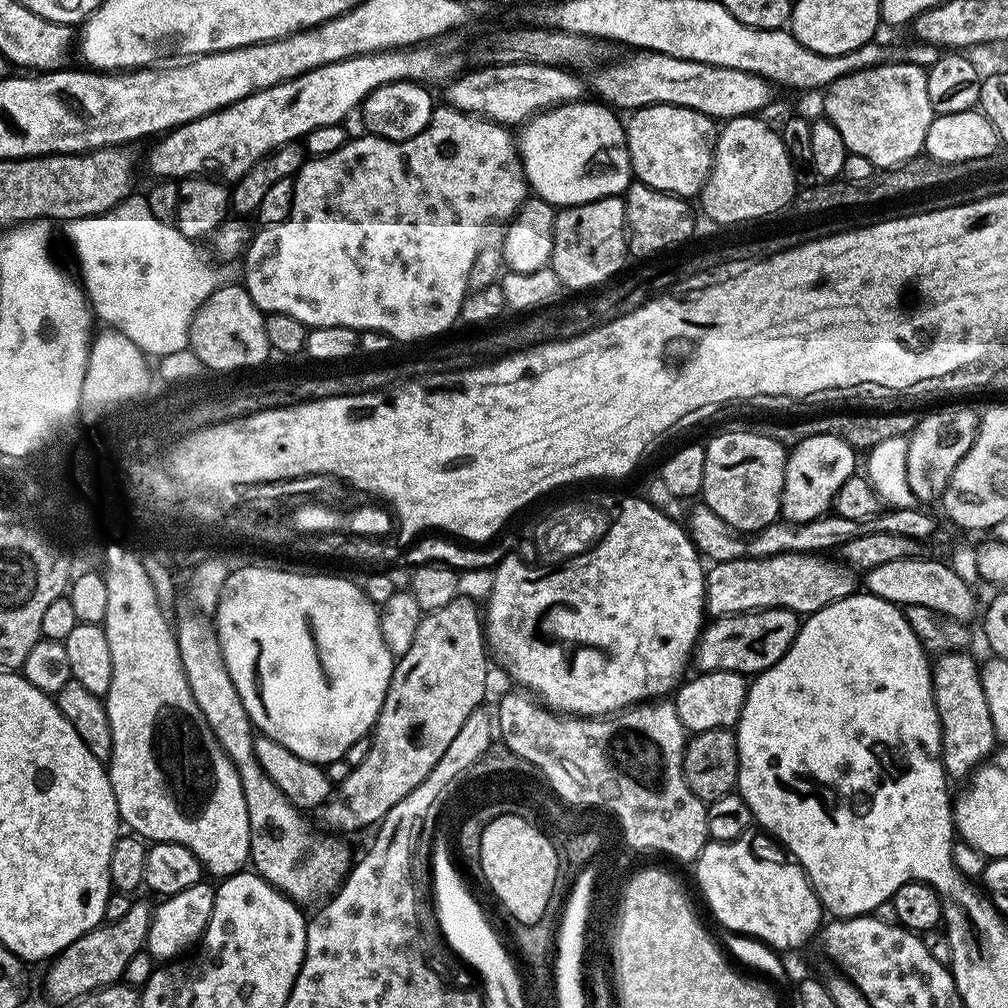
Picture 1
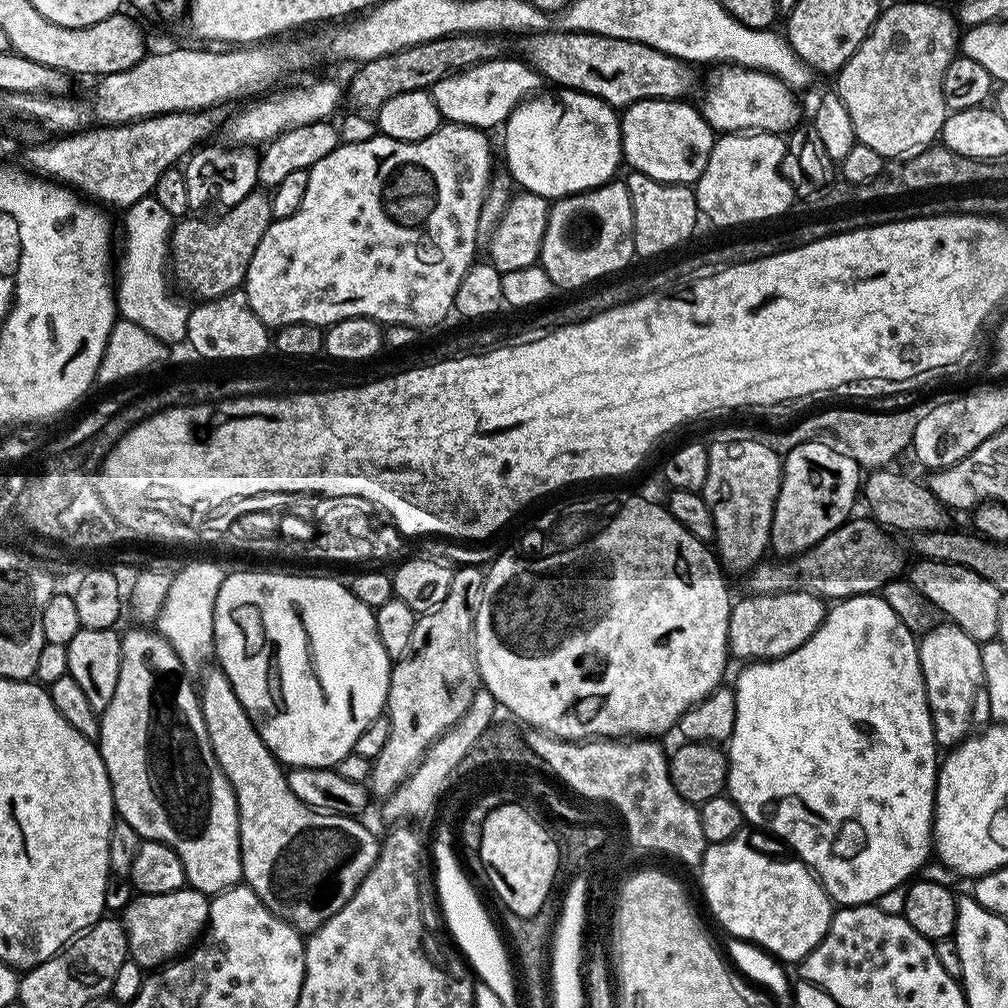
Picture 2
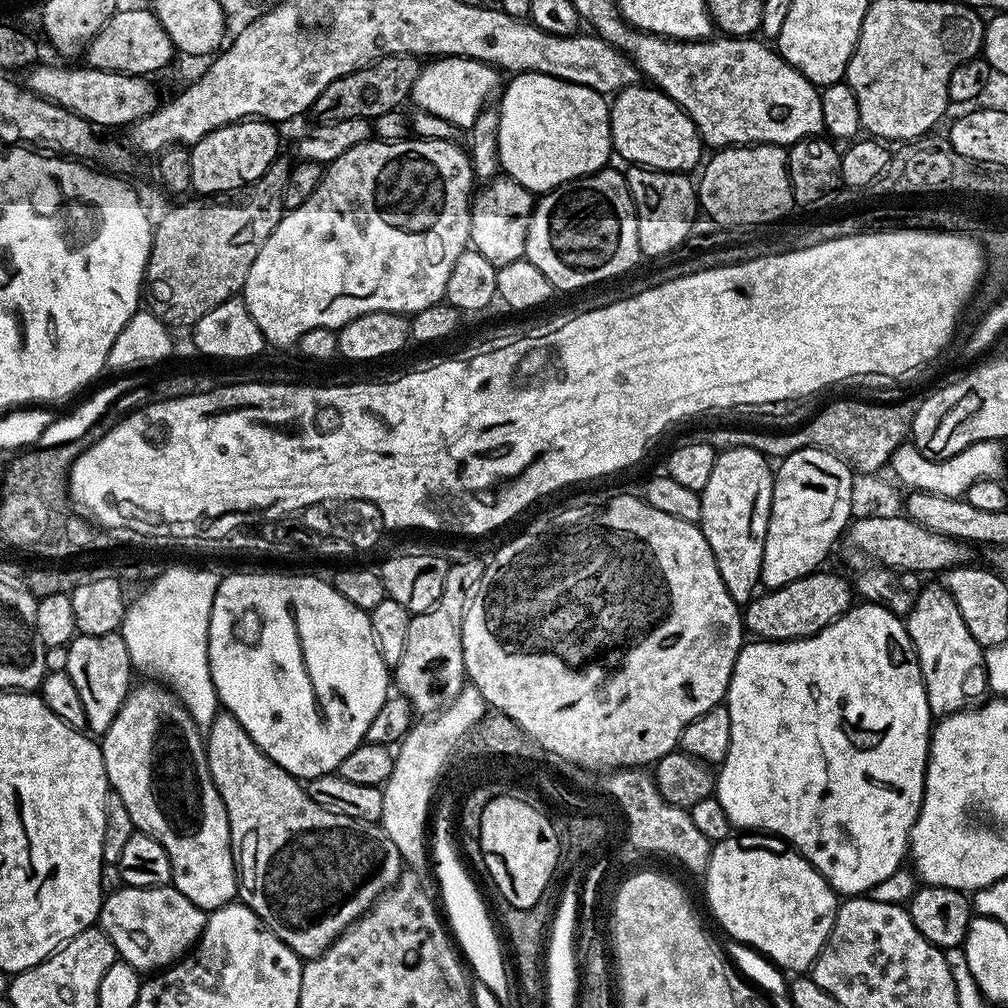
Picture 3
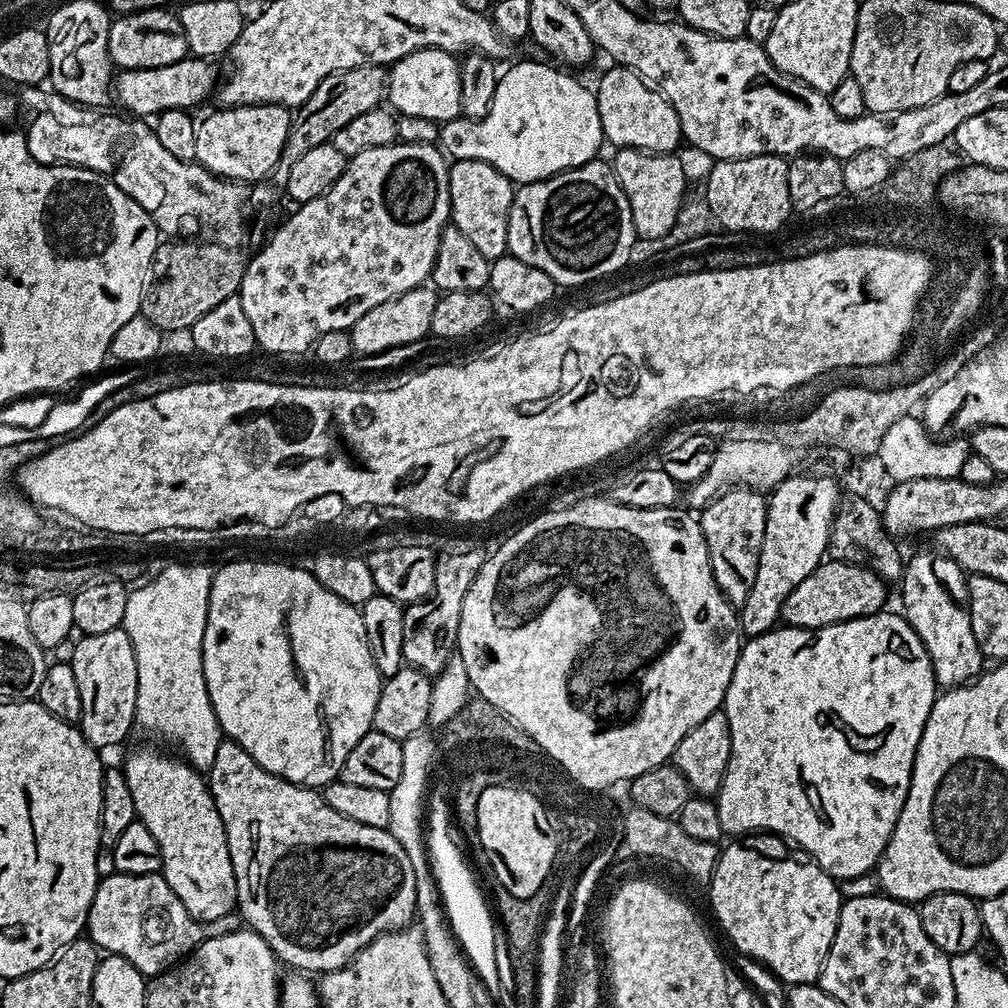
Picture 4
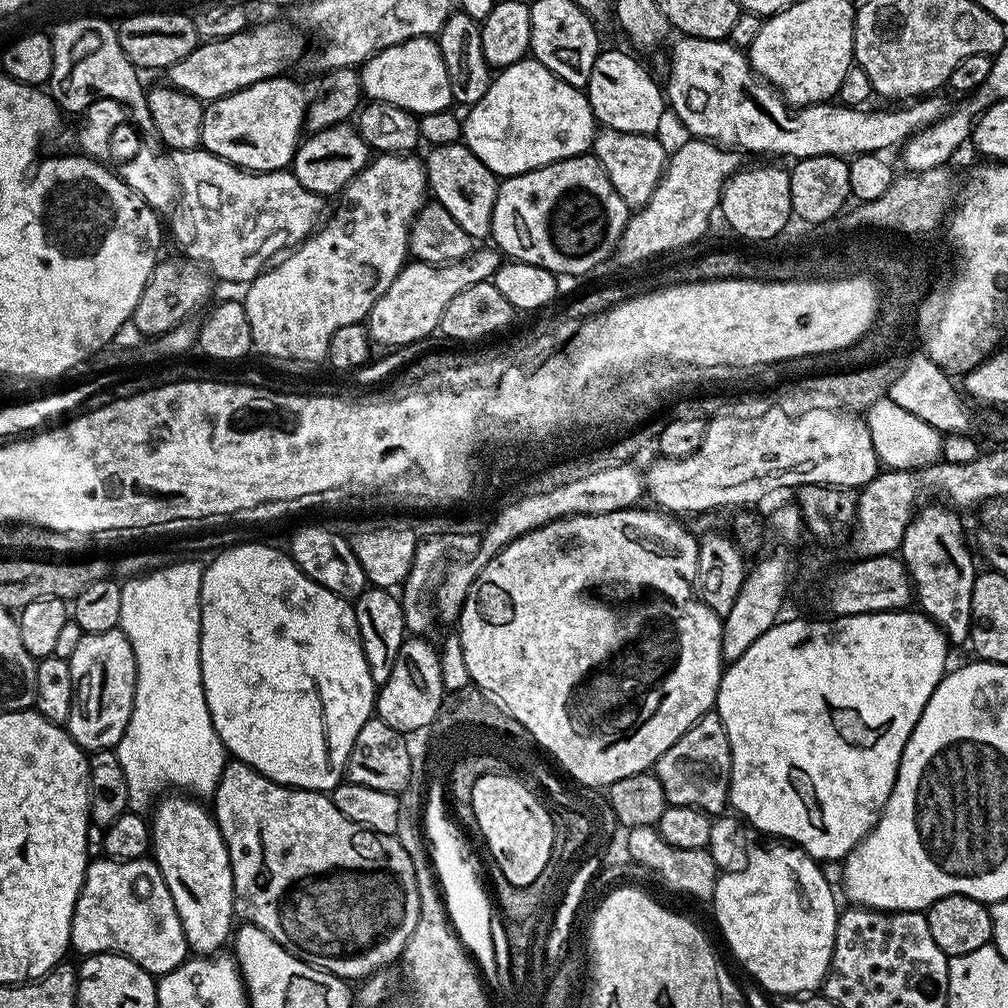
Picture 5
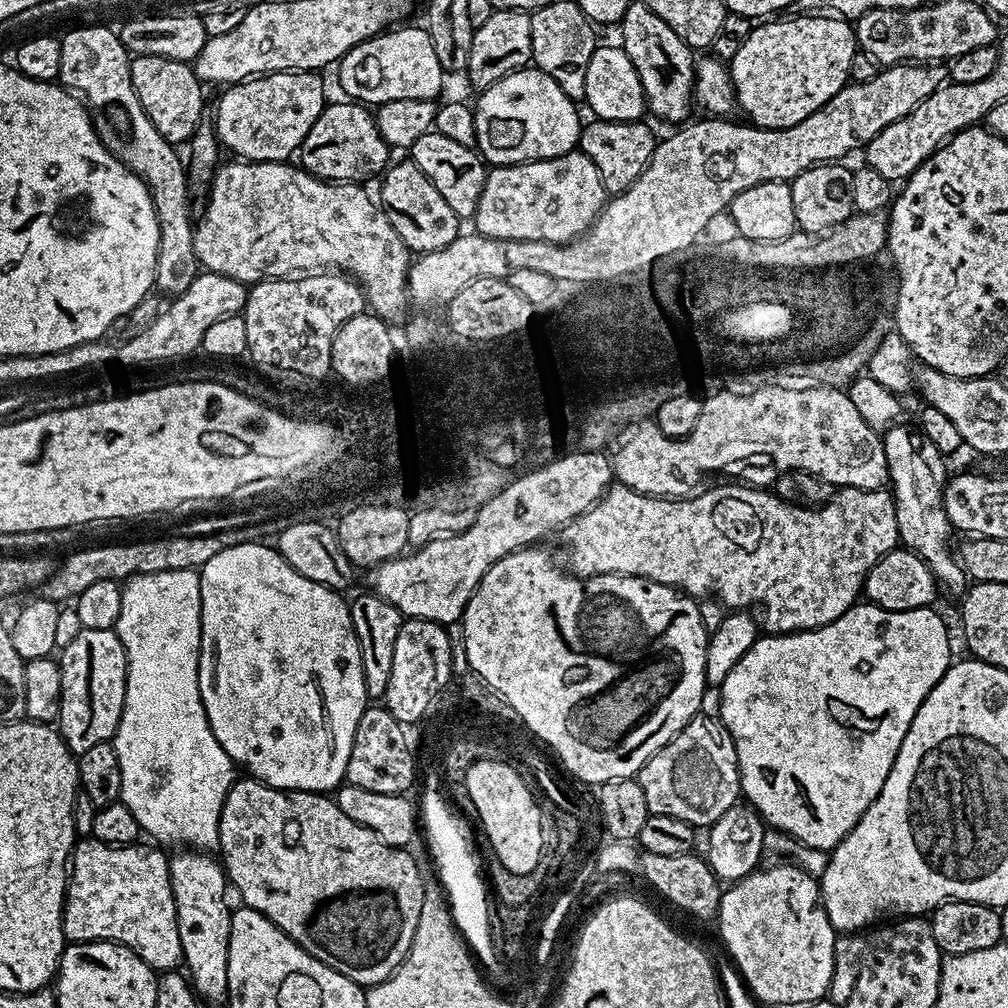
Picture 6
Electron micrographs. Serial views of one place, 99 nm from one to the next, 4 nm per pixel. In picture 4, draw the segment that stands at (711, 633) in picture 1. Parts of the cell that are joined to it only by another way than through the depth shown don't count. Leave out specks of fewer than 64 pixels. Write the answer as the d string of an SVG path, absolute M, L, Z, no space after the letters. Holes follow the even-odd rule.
M825 559L782 602L780 620L790 628L825 628L863 616L874 616L885 607L889 585L862 564Z

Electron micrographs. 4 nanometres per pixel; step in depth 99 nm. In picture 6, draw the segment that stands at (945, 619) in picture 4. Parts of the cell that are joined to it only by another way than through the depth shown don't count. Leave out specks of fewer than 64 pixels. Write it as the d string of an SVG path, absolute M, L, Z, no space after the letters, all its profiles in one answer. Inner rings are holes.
M897 422L882 432L884 453L888 463L890 495L896 502L896 534L899 543L918 554L930 566L937 585L944 588L955 598L963 597L970 580L964 571L964 565L948 549L948 543L954 537L952 523L946 518L944 509L945 457L926 438L919 427Z

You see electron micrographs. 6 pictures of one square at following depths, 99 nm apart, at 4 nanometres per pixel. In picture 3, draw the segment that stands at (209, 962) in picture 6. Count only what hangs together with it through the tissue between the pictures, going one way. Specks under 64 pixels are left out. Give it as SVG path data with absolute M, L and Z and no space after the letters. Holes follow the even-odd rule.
M160 682L151 683L137 683L133 687L118 710L114 722L110 722L110 730L103 732L99 741L108 786L115 796L126 802L126 811L136 830L162 842L166 854L170 854L171 887L186 894L186 898L190 898L194 906L215 910L223 904L233 903L238 896L236 857L232 854L226 806L218 794L218 786L214 786L214 778L210 778L208 749L202 729L171 688Z

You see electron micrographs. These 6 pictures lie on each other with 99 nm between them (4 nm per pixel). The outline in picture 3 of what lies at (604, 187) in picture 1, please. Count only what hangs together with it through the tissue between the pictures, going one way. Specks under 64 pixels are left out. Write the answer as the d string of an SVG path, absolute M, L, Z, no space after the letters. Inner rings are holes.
M517 72L499 93L500 167L533 194L600 171L613 159L610 107L605 93L537 72Z

